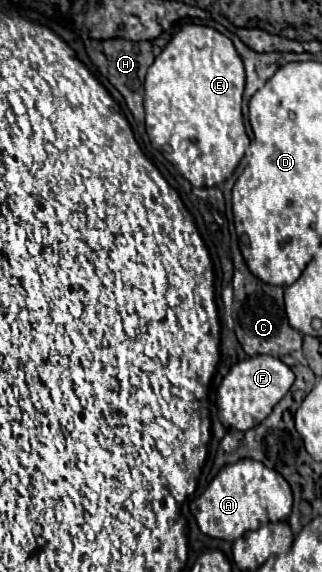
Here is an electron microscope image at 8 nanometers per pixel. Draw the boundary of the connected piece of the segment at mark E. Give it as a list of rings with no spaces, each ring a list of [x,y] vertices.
[[[184,25],[150,65],[144,81],[145,126],[150,143],[192,186],[222,184],[246,155],[242,93],[242,59],[234,43],[210,27]]]

